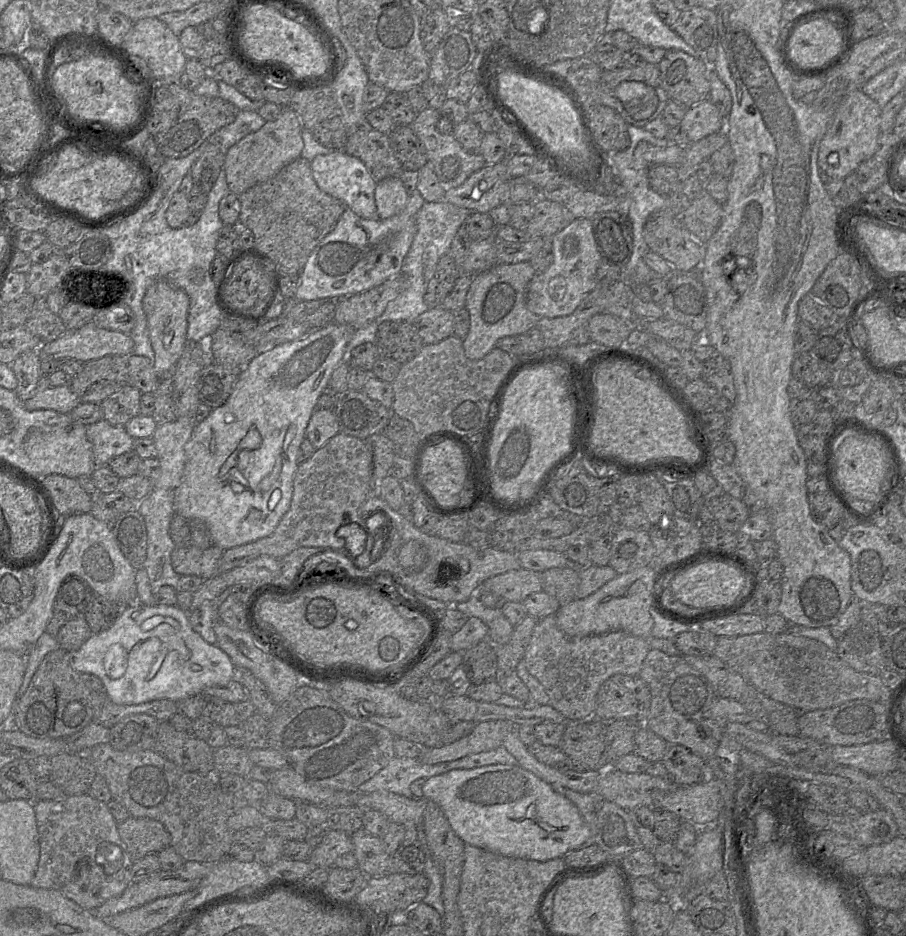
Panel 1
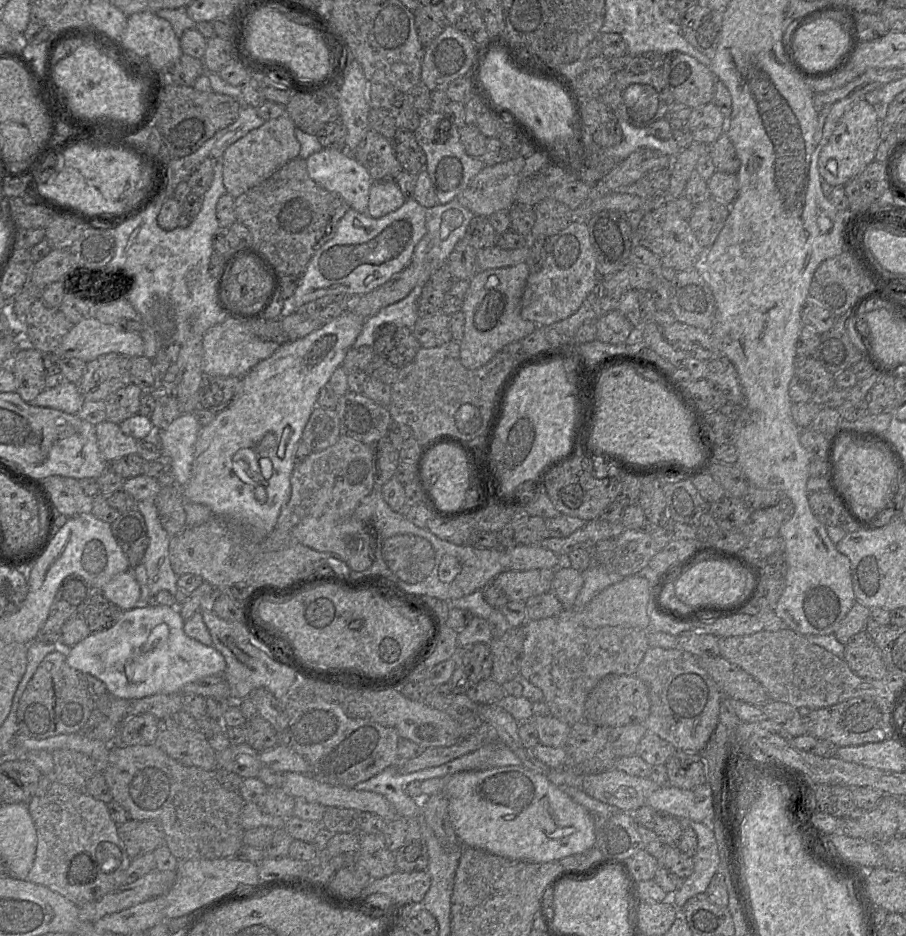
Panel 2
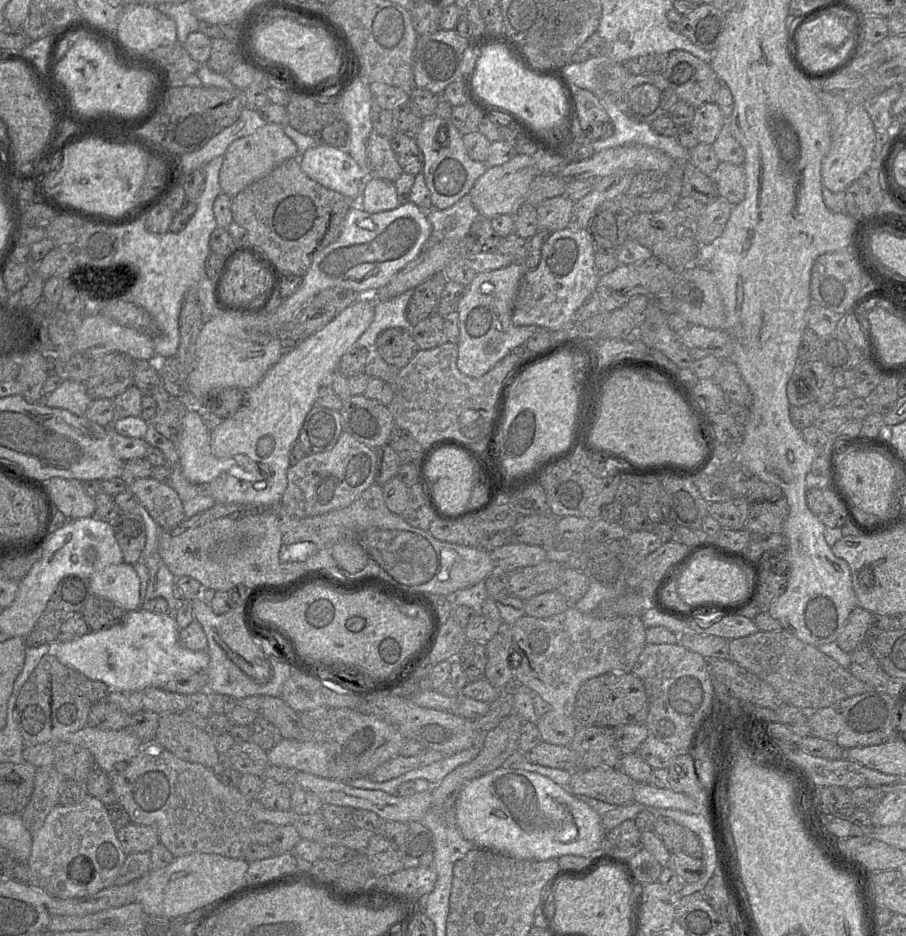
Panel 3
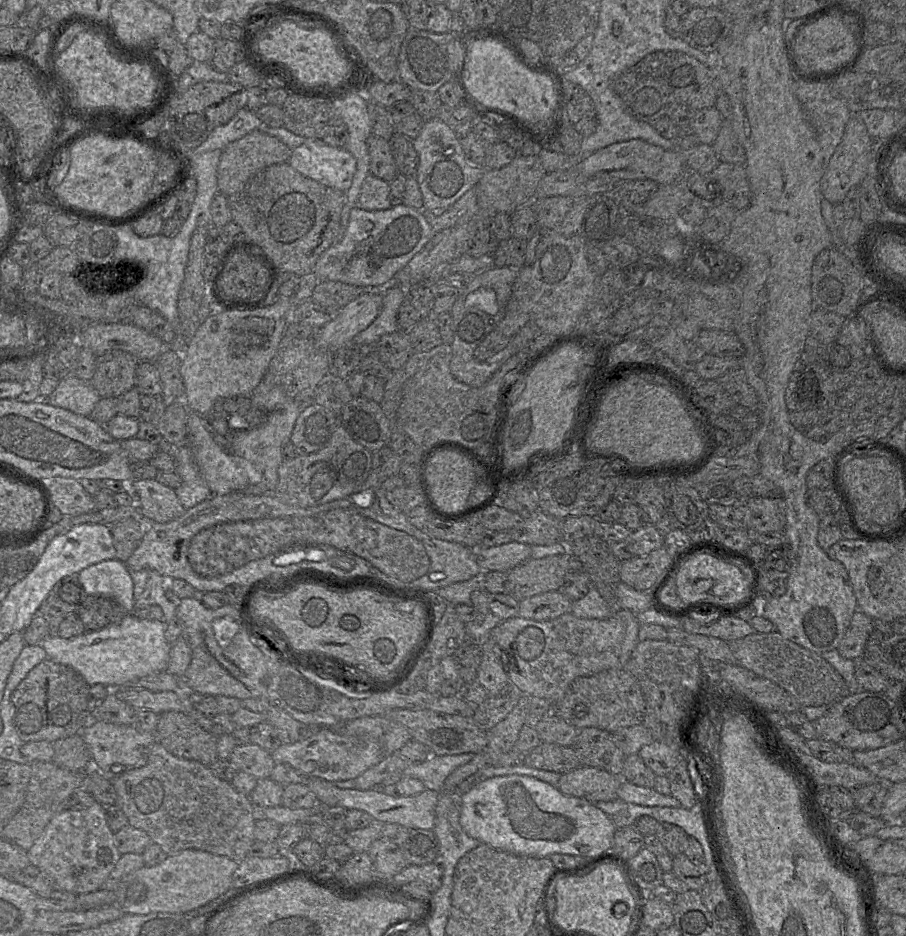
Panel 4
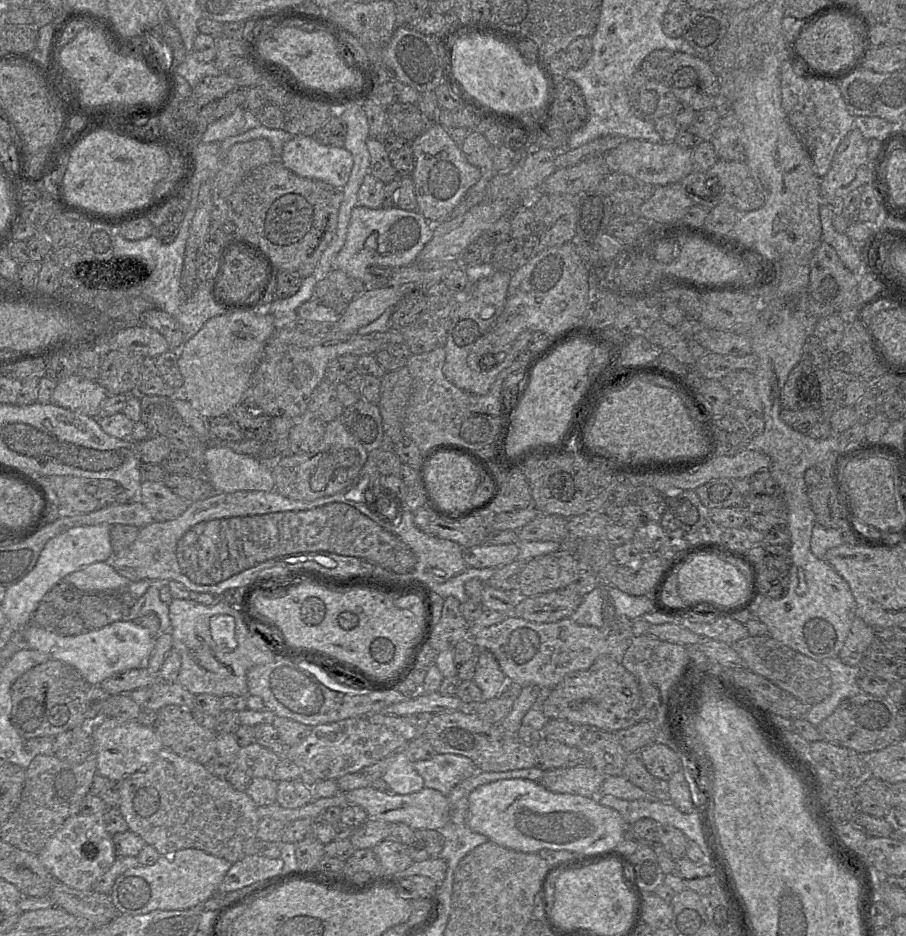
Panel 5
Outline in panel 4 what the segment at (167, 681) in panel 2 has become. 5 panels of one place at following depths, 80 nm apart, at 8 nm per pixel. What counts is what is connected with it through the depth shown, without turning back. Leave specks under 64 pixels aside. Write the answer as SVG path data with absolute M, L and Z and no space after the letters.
M128 613L121 621L101 630L85 631L71 638L51 636L41 646L48 659L73 668L90 686L102 684L118 689L152 673L166 671L171 649L165 637L166 629L164 621L139 619Z

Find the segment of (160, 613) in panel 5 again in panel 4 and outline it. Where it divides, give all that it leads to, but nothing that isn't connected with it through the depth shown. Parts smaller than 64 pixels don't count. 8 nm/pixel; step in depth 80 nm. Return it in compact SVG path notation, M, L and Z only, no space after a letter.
M149 570L149 579L140 598L135 601L135 609L159 605L164 613L164 622L169 623L176 617L177 602L166 596L168 581L155 570Z

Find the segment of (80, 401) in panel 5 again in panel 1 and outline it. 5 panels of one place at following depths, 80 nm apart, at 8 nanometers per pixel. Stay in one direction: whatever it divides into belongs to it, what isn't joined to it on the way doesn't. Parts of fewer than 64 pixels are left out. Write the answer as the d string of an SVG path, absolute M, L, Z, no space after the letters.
M62 385L37 391L33 397L24 402L24 407L30 411L51 409L69 414L79 403L79 398L70 385Z

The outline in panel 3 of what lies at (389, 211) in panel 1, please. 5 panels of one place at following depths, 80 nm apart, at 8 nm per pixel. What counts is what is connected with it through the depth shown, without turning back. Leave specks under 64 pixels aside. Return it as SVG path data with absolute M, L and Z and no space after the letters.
M369 177L362 186L359 205L368 213L389 211L400 206L394 182Z

